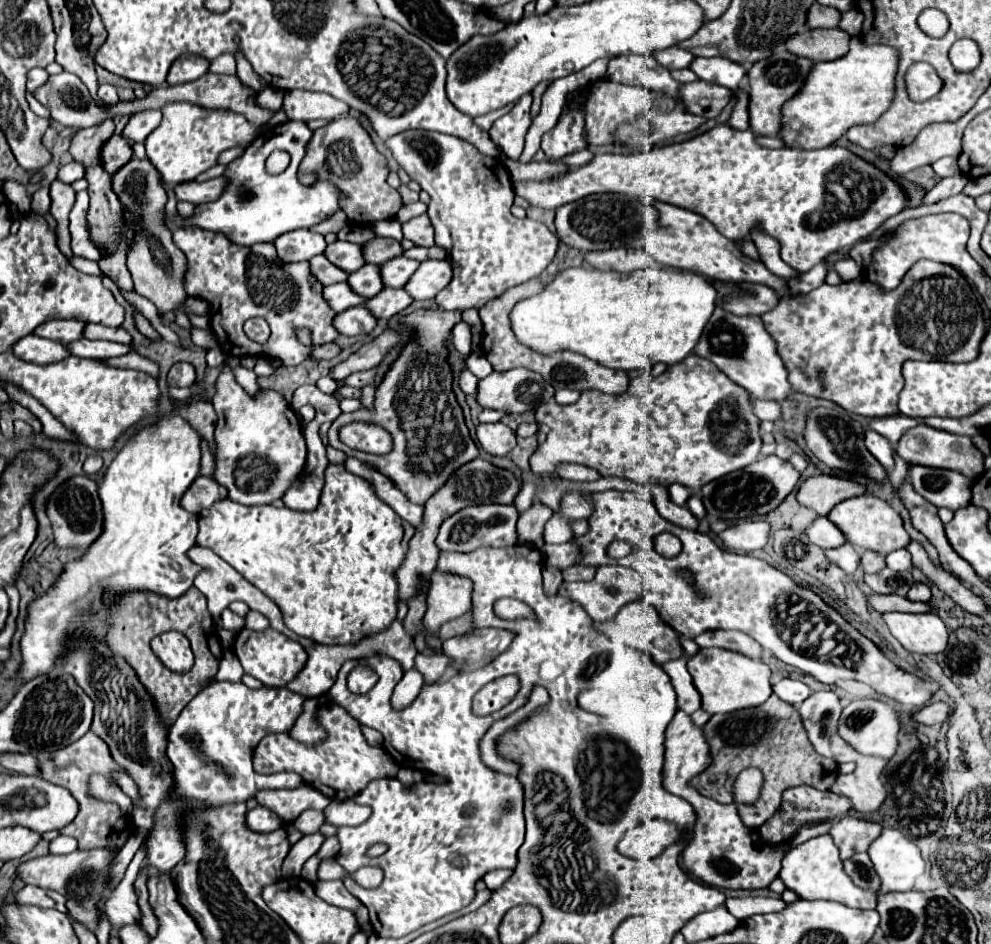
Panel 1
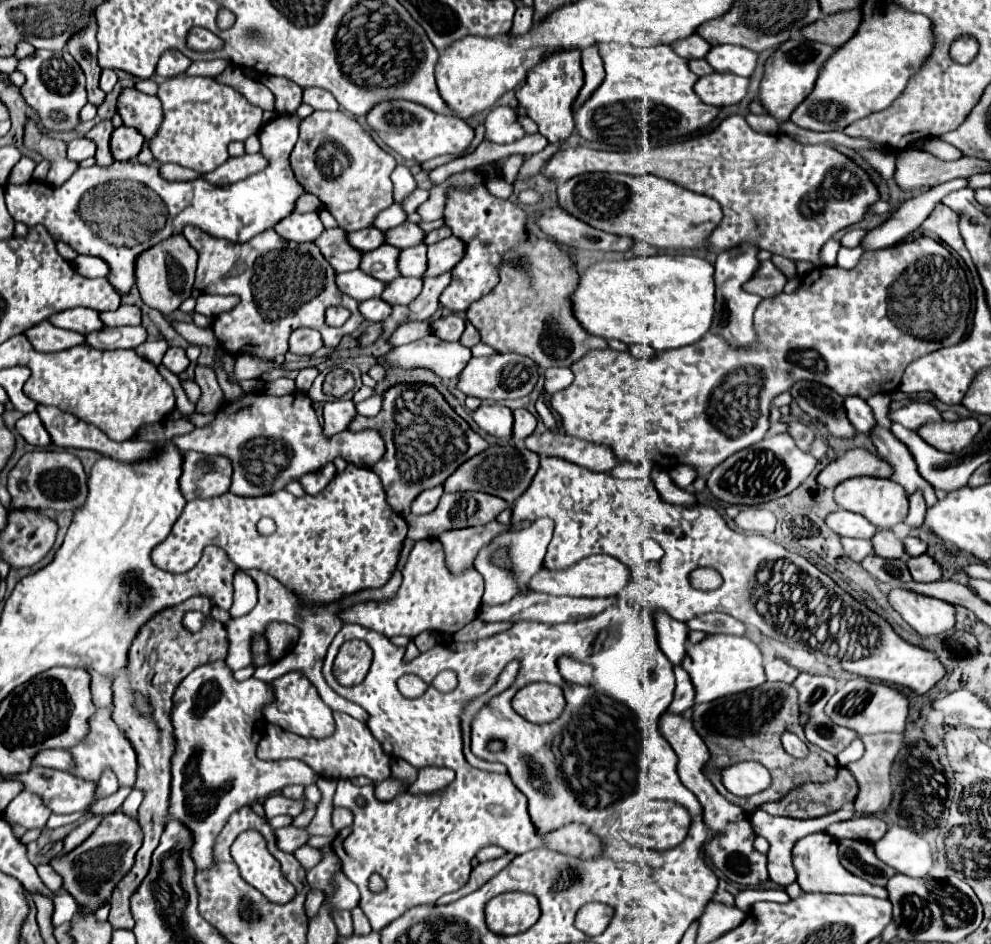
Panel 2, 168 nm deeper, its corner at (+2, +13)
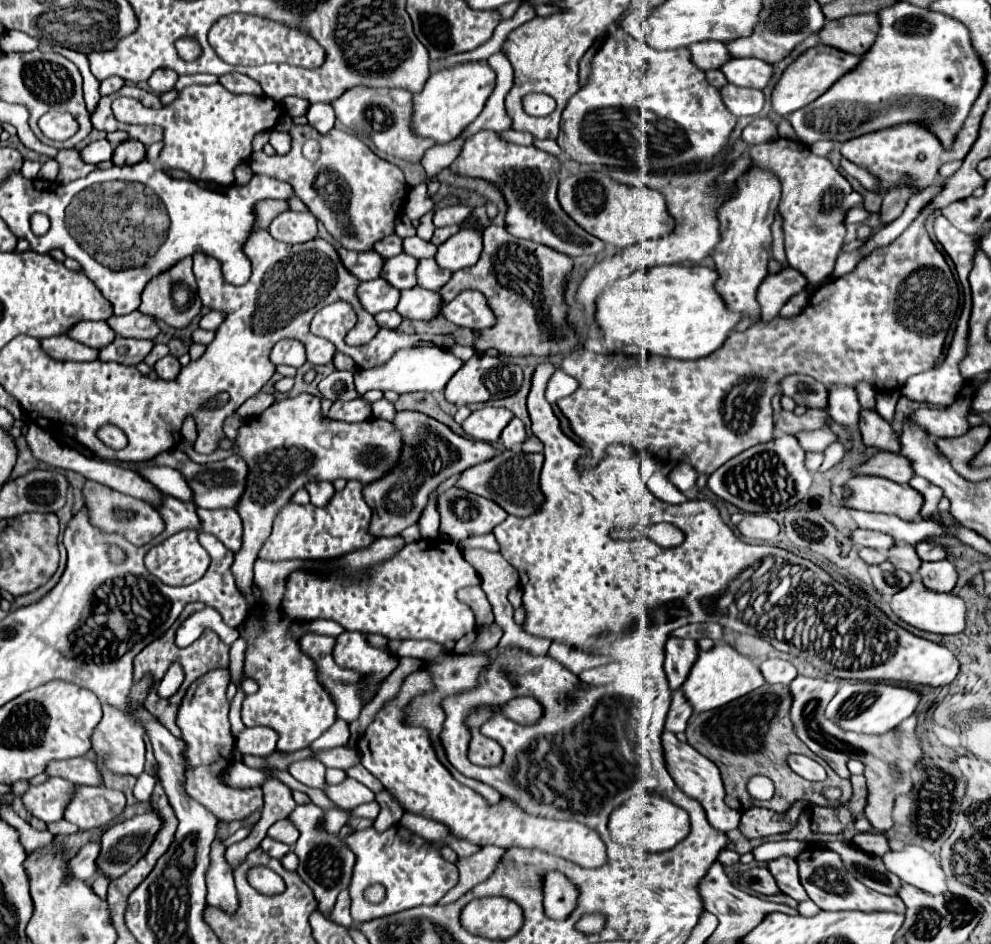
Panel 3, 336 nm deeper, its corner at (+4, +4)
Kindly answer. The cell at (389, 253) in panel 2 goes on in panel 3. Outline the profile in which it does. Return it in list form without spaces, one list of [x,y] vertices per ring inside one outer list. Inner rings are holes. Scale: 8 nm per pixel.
[[[399,254],[399,256],[385,260],[381,278],[385,278],[397,290],[413,288],[415,286],[415,268],[417,268],[417,258]]]

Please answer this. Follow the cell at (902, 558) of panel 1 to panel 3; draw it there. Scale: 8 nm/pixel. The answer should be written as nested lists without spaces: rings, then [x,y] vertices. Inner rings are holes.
[[[921,542],[921,544],[915,546],[915,550],[917,550],[917,556],[921,560],[927,560],[927,562],[931,562],[933,558],[943,560],[947,556],[947,550],[943,546],[939,546],[939,544],[933,544],[933,542]]]

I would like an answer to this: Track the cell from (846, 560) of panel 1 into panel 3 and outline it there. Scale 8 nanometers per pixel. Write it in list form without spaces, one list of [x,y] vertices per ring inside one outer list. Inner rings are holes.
[[[861,548],[861,550],[859,550],[859,558],[861,558],[863,562],[867,562],[867,564],[881,564],[881,562],[887,560],[885,552],[873,550],[873,548]]]

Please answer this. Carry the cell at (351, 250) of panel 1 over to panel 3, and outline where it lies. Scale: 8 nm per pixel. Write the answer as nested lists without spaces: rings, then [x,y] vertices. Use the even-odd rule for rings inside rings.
[[[391,234],[389,238],[383,238],[381,242],[375,242],[375,244],[373,244],[373,250],[375,250],[377,254],[381,254],[383,258],[391,258],[391,256],[397,256],[397,254],[403,252],[401,242],[403,242],[403,240],[401,240],[399,236]]]

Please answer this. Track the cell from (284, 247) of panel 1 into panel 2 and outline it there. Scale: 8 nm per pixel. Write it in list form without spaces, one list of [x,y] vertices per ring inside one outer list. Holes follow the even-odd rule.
[[[291,213],[273,227],[283,239],[305,243],[315,241],[323,233],[323,223],[317,213]]]

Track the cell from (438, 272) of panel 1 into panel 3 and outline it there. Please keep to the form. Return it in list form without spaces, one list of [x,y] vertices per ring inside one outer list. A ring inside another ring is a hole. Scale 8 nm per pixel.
[[[459,230],[447,242],[443,242],[435,254],[435,262],[449,272],[473,266],[483,250],[481,234],[477,230]]]

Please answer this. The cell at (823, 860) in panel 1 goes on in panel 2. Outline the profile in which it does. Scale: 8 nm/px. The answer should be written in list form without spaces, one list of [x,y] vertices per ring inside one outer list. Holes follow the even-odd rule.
[[[813,833],[799,839],[793,847],[793,865],[797,869],[797,883],[807,893],[859,893],[859,895],[873,895],[873,897],[887,897],[885,887],[871,885],[869,881],[849,873],[837,855],[837,841],[827,833]]]

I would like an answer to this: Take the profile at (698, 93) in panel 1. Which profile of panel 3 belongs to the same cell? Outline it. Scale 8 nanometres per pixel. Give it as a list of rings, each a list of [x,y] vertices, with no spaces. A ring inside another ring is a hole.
[[[725,84],[719,92],[721,92],[721,98],[725,100],[727,110],[731,110],[731,114],[735,114],[735,116],[755,116],[763,108],[761,90]]]

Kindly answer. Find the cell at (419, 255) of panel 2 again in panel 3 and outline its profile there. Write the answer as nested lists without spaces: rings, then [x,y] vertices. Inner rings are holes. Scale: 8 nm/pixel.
[[[433,258],[419,260],[417,264],[417,286],[427,290],[439,290],[451,278],[449,270],[441,270]]]

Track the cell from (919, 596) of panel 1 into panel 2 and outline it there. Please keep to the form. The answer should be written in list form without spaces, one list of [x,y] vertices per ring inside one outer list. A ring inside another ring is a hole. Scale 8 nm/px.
[[[919,555],[919,557],[909,557],[907,567],[911,571],[911,577],[919,583],[929,583],[929,581],[939,581],[943,577],[941,563],[935,561],[931,555]]]

